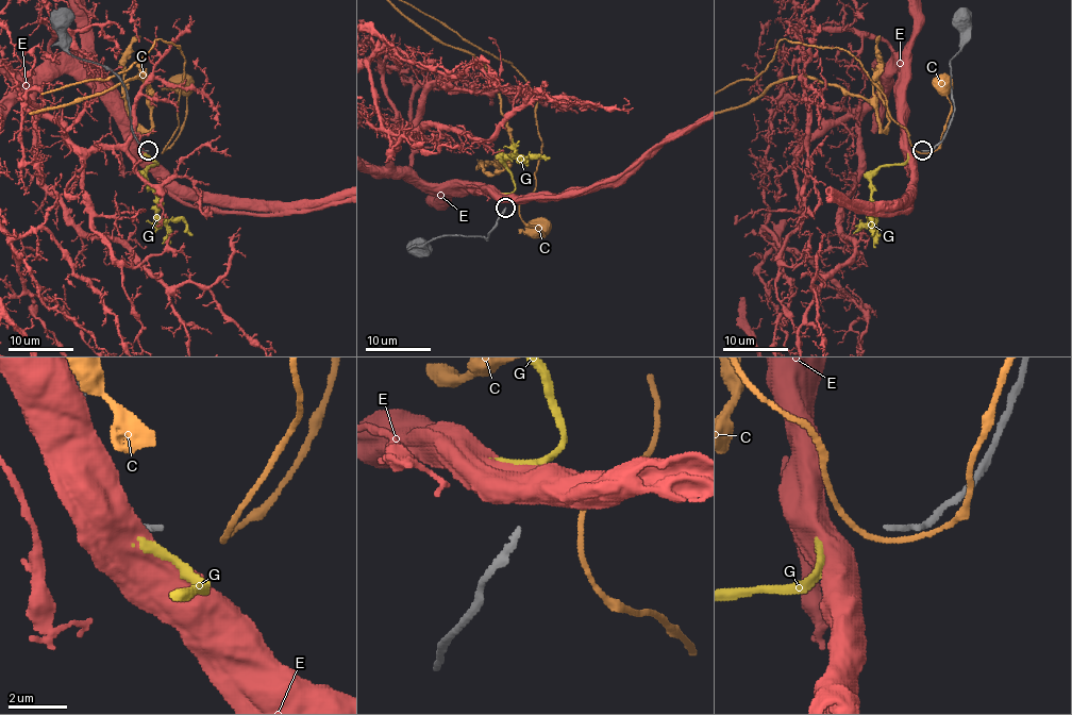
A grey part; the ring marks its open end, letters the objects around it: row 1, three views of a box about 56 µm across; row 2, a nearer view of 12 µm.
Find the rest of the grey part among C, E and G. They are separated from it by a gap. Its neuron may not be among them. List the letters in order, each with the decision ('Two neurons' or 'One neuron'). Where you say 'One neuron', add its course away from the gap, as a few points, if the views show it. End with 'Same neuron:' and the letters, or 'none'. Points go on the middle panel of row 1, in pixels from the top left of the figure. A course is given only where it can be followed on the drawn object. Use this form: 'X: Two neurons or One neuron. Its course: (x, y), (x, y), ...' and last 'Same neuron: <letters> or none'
C: Two neurons
E: Two neurons
G: Two neurons
Same neuron: none

